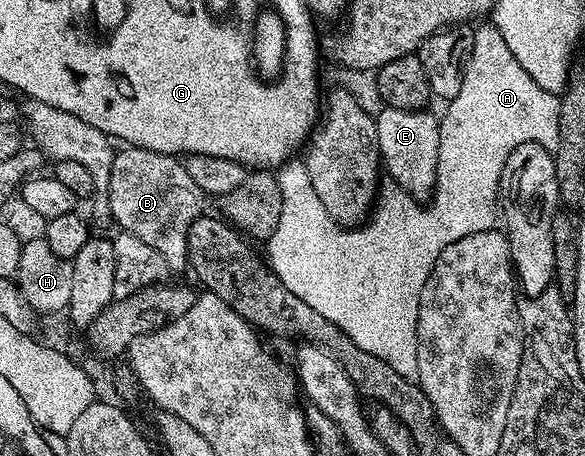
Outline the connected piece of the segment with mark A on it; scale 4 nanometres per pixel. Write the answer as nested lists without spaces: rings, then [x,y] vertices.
[[[493,25],[475,30],[473,36],[474,44],[466,60],[466,70],[462,72],[460,93],[445,104],[446,112],[440,115],[438,185],[427,205],[413,199],[398,183],[386,181],[381,184],[368,221],[351,229],[335,223],[324,205],[320,205],[320,197],[316,197],[316,189],[312,189],[312,177],[308,177],[308,169],[301,158],[290,159],[276,171],[284,209],[276,233],[264,243],[270,270],[293,295],[304,301],[304,305],[312,305],[320,317],[328,317],[332,325],[344,329],[364,353],[388,361],[400,377],[412,380],[417,380],[420,369],[416,357],[420,293],[436,265],[436,257],[453,242],[491,230],[497,224],[502,173],[515,149],[525,143],[538,143],[553,152],[560,141],[559,96],[548,89],[540,89],[540,85],[524,73],[524,65],[512,57],[512,49],[504,45],[504,37],[500,37]]]

